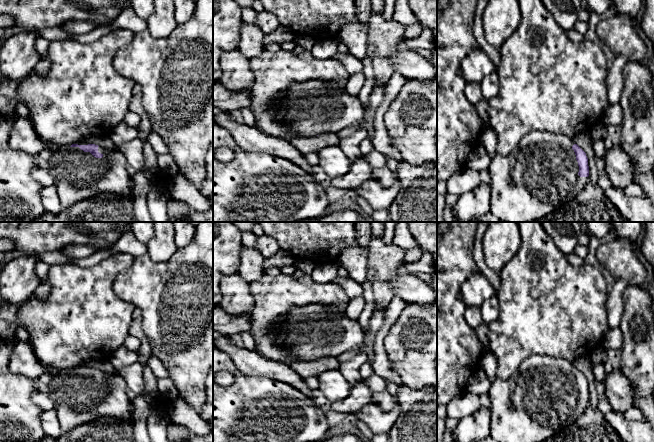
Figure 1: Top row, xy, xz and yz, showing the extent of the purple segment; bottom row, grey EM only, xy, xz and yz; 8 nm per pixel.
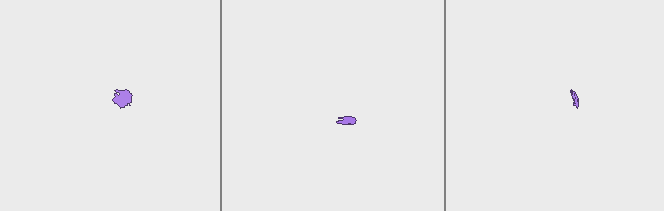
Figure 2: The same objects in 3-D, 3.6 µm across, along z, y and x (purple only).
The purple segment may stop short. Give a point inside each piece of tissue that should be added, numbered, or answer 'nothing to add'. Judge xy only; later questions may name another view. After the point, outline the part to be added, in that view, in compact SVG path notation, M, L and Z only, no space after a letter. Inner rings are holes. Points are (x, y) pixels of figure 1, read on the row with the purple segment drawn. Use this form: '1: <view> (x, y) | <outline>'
1: xy (79, 176) | M62 146L57 150L52 150L52 156L48 160L49 171L54 176L54 186L63 208L73 206L98 194L130 196L132 170L126 157L116 147L108 150L99 146L98 152L103 155L102 158L96 158L79 147Z

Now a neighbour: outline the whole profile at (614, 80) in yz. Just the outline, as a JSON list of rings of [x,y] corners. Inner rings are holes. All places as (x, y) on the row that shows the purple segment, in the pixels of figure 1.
[[[616,56],[606,77],[608,102],[610,105],[620,104],[624,87],[622,68],[627,62],[625,56]]]

